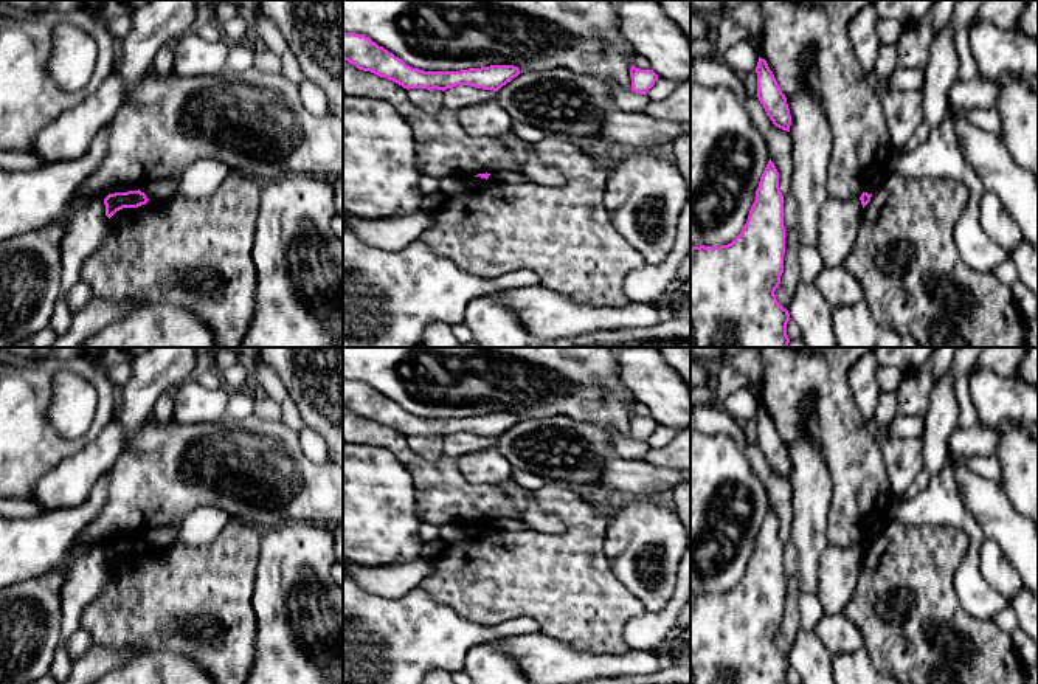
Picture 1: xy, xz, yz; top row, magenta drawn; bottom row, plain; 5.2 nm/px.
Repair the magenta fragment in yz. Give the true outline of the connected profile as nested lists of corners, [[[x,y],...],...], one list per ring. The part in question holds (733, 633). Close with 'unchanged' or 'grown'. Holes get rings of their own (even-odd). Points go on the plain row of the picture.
[[[770,506],[742,580],[728,592],[690,594],[690,684],[788,684],[791,665],[774,642],[784,620],[784,602],[784,543]]]; unchanged

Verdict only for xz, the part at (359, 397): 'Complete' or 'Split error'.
Complete

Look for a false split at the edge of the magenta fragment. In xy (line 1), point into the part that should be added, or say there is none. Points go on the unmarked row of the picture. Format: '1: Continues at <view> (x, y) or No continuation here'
1: No continuation here

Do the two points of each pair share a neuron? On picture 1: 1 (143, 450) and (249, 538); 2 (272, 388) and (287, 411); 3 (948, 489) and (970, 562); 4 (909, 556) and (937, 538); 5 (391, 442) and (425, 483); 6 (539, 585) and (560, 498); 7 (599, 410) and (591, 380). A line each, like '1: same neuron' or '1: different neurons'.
1: different neurons
2: same neuron
3: same neuron
4: same neuron
5: same neuron
6: same neuron
7: same neuron

